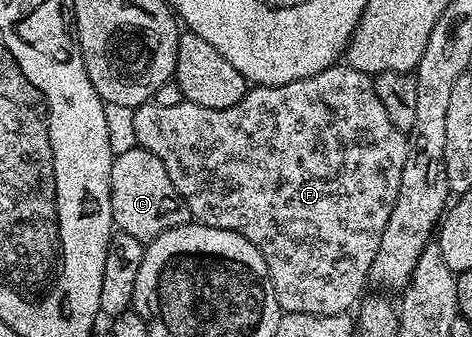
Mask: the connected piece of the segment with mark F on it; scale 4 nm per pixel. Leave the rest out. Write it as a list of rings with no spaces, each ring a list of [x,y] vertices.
[[[335,64],[316,76],[308,76],[292,84],[254,86],[247,89],[244,100],[240,100],[240,104],[232,104],[232,108],[200,108],[200,104],[192,104],[185,100],[168,108],[160,108],[151,100],[137,107],[134,116],[137,145],[152,152],[152,156],[156,156],[156,160],[164,164],[176,192],[190,209],[191,219],[201,222],[203,226],[224,228],[244,236],[244,240],[251,242],[260,252],[260,256],[264,256],[268,264],[270,283],[276,292],[276,300],[285,313],[316,316],[345,314],[351,309],[350,305],[353,307],[363,297],[362,289],[368,286],[369,269],[372,268],[376,252],[379,251],[384,228],[387,227],[400,189],[407,140],[407,135],[398,130],[392,120],[388,120],[388,112],[384,112],[384,104],[380,104],[380,96],[376,96],[374,78],[371,75],[348,64]]]

